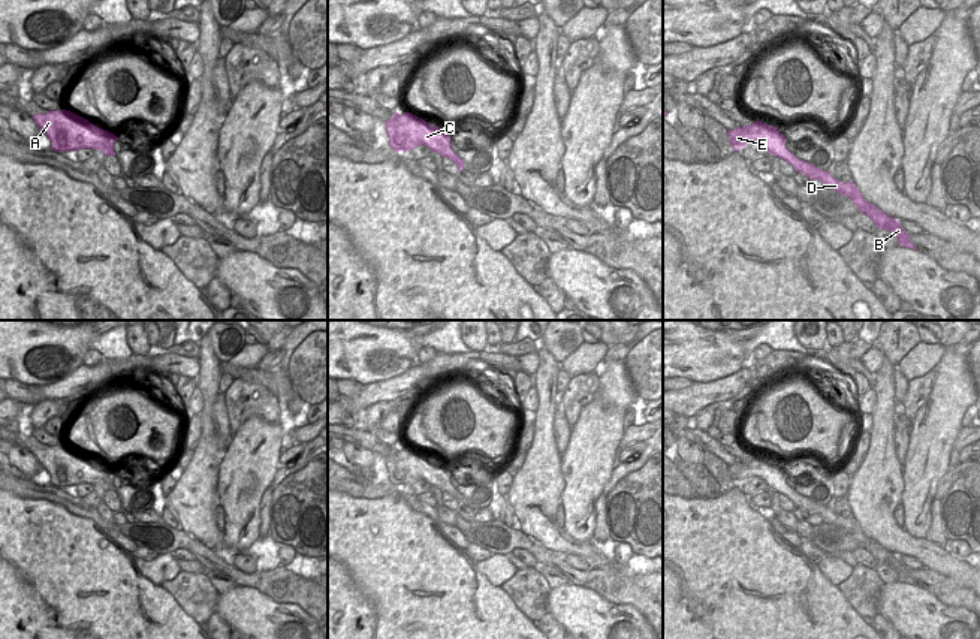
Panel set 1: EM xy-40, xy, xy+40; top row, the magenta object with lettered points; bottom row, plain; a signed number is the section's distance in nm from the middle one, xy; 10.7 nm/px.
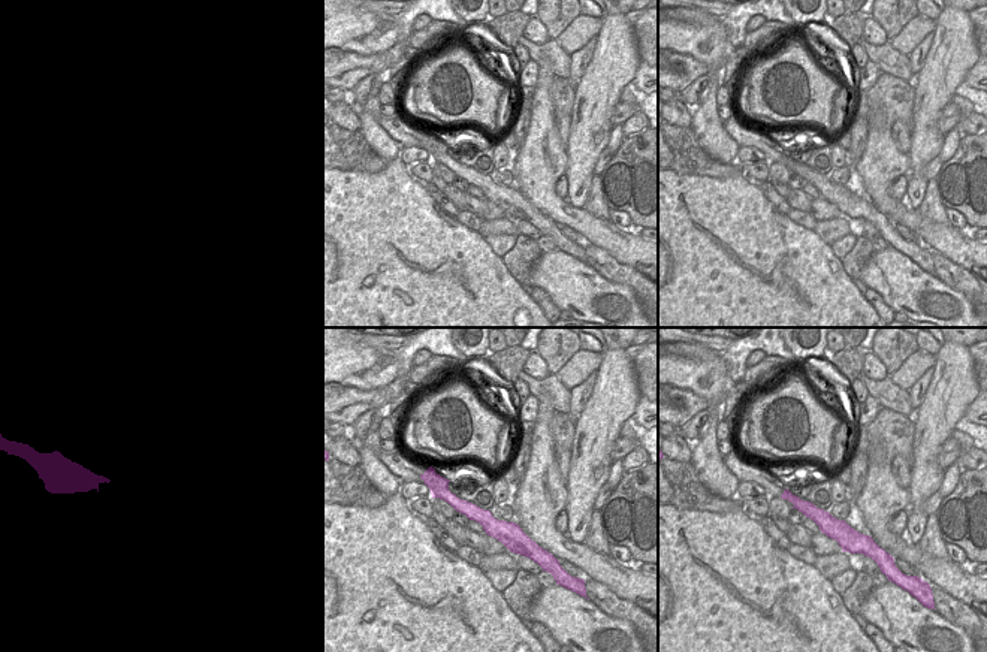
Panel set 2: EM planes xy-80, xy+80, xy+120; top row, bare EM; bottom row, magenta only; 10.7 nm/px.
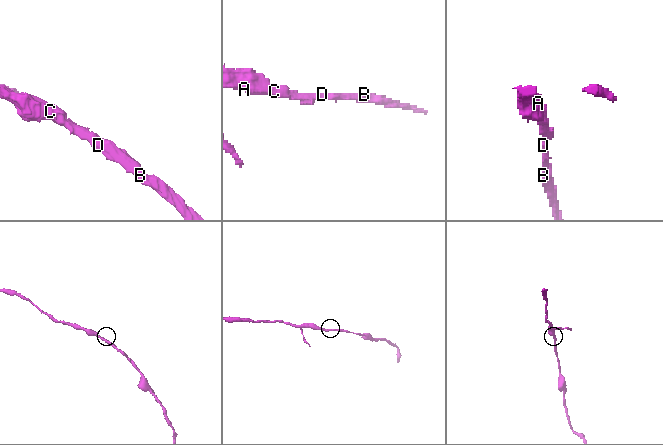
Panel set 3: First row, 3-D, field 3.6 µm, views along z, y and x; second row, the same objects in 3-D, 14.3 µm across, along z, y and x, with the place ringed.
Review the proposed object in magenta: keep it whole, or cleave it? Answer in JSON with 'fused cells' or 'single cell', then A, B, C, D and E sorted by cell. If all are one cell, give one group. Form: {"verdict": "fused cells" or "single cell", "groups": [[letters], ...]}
{"verdict": "single cell", "groups": [["A", "B", "C", "D", "E"]]}

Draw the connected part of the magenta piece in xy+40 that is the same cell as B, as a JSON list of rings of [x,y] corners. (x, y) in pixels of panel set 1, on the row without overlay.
[[[756,455],[751,461],[729,465],[727,470],[730,473],[733,486],[741,486],[741,483],[750,477],[763,479],[769,489],[784,494],[793,501],[794,506],[805,509],[809,515],[820,515],[824,524],[835,525],[851,534],[860,548],[866,549],[877,560],[877,564],[886,564],[893,569],[901,582],[916,585],[914,579],[910,576],[910,570],[901,563],[896,554],[884,549],[875,540],[866,537],[853,516],[841,518],[827,506],[821,506],[791,489],[785,483],[785,471],[780,468],[777,462]]]

